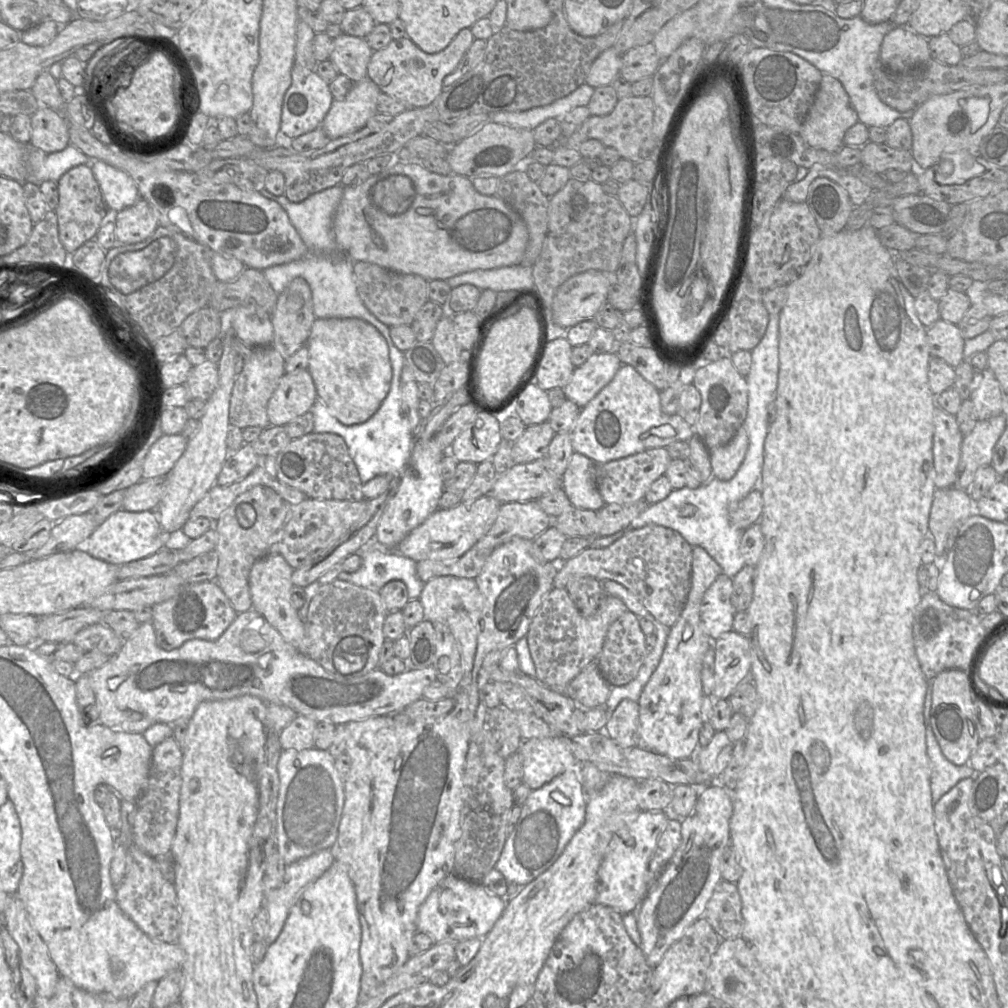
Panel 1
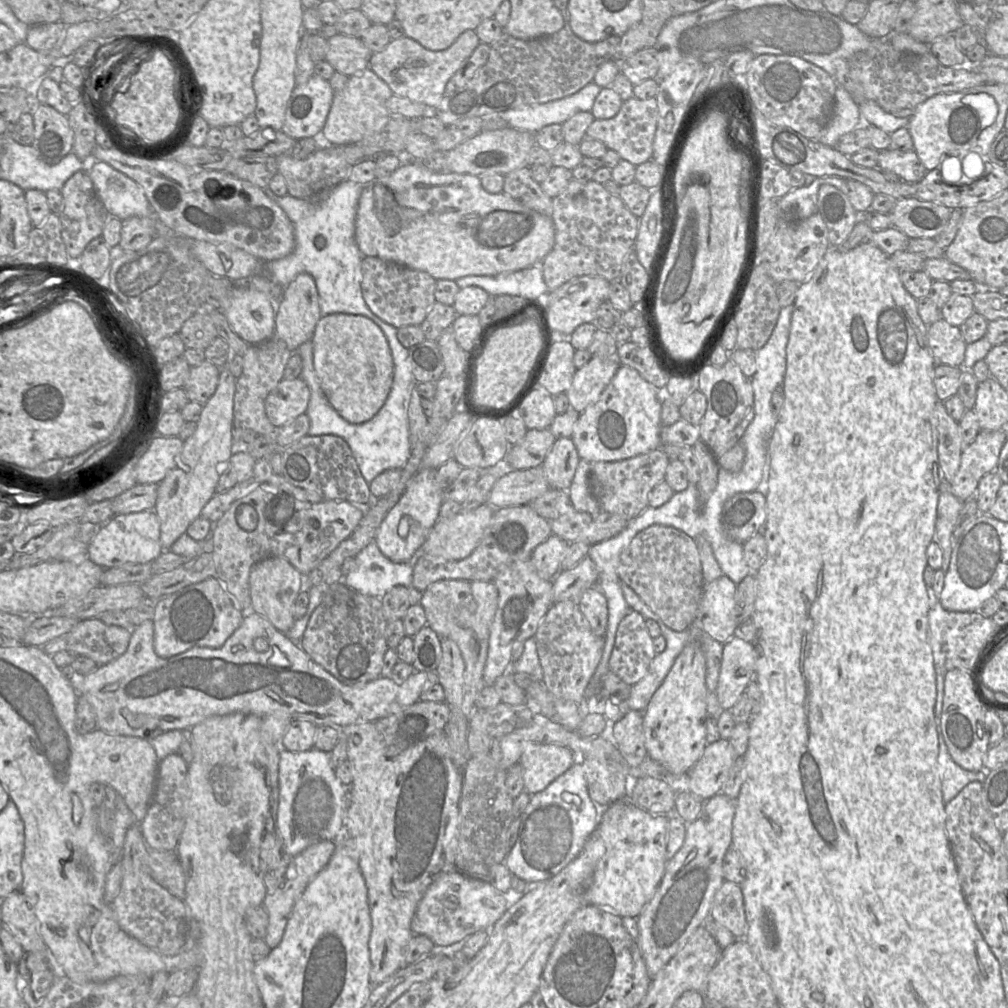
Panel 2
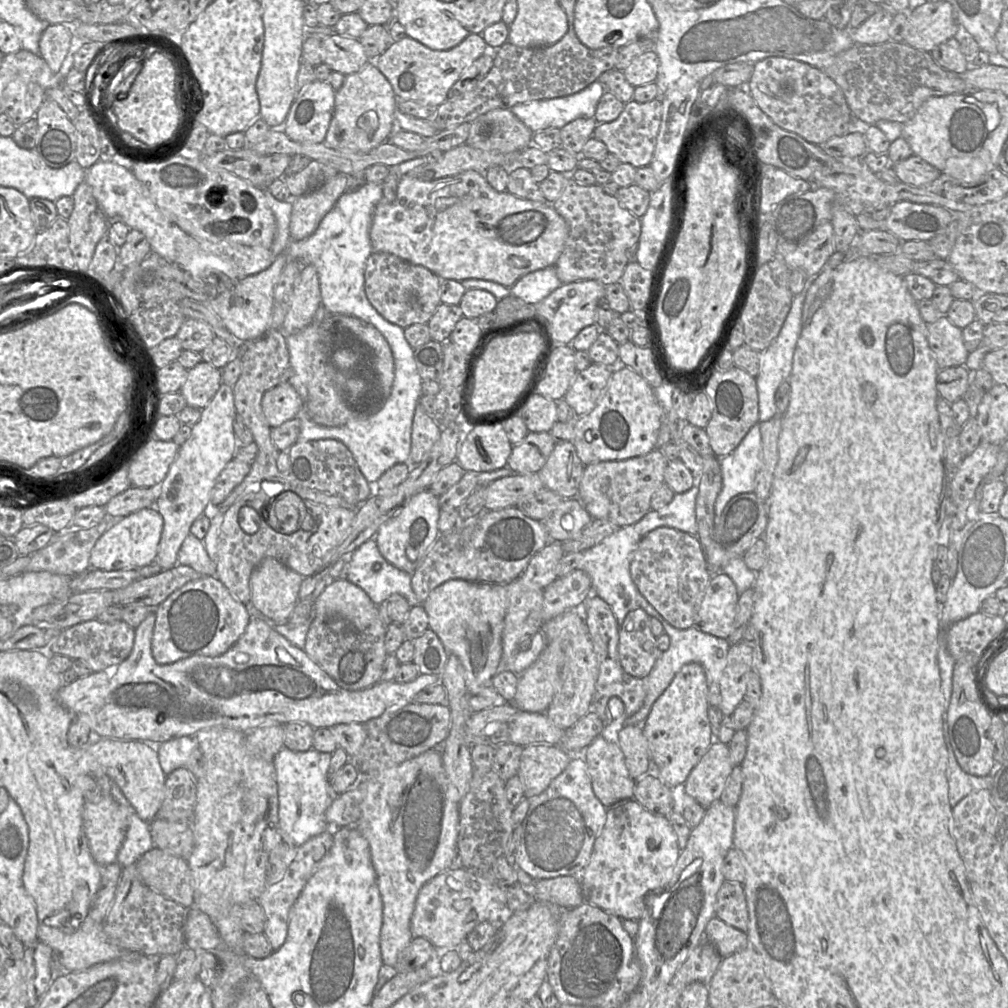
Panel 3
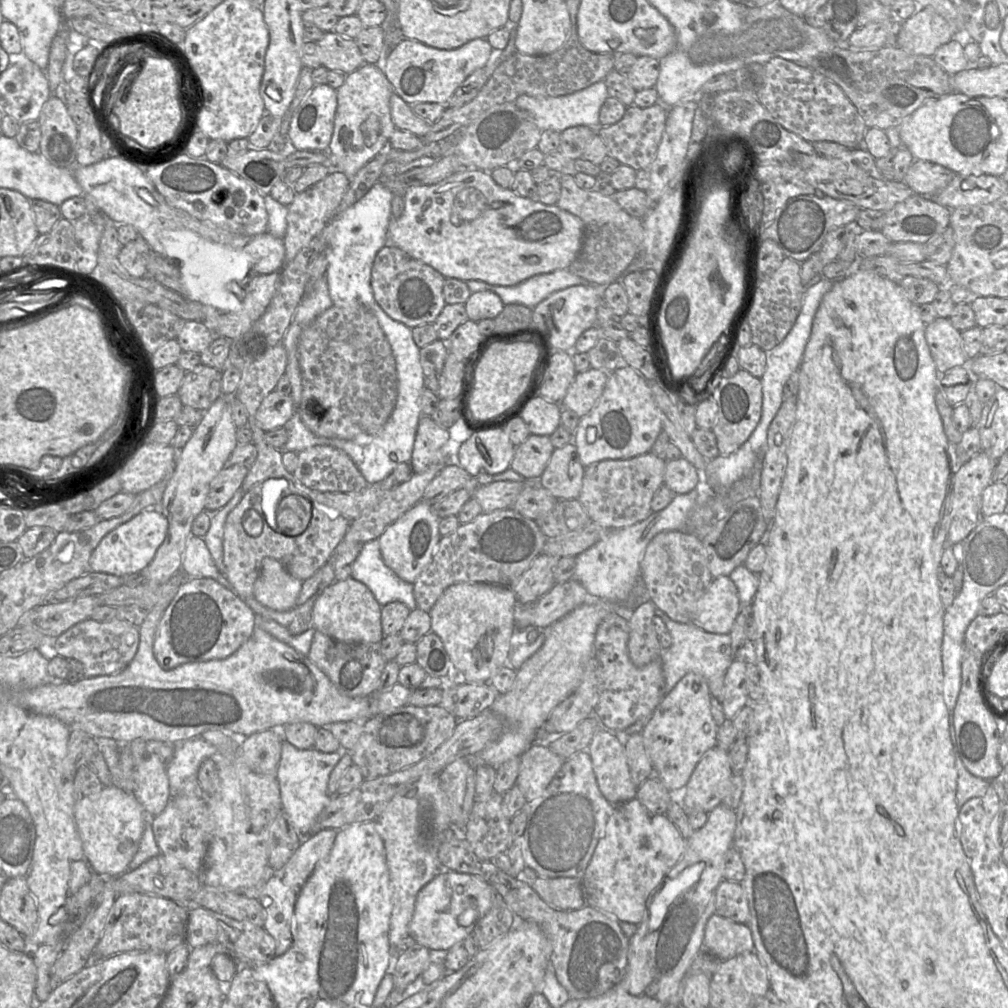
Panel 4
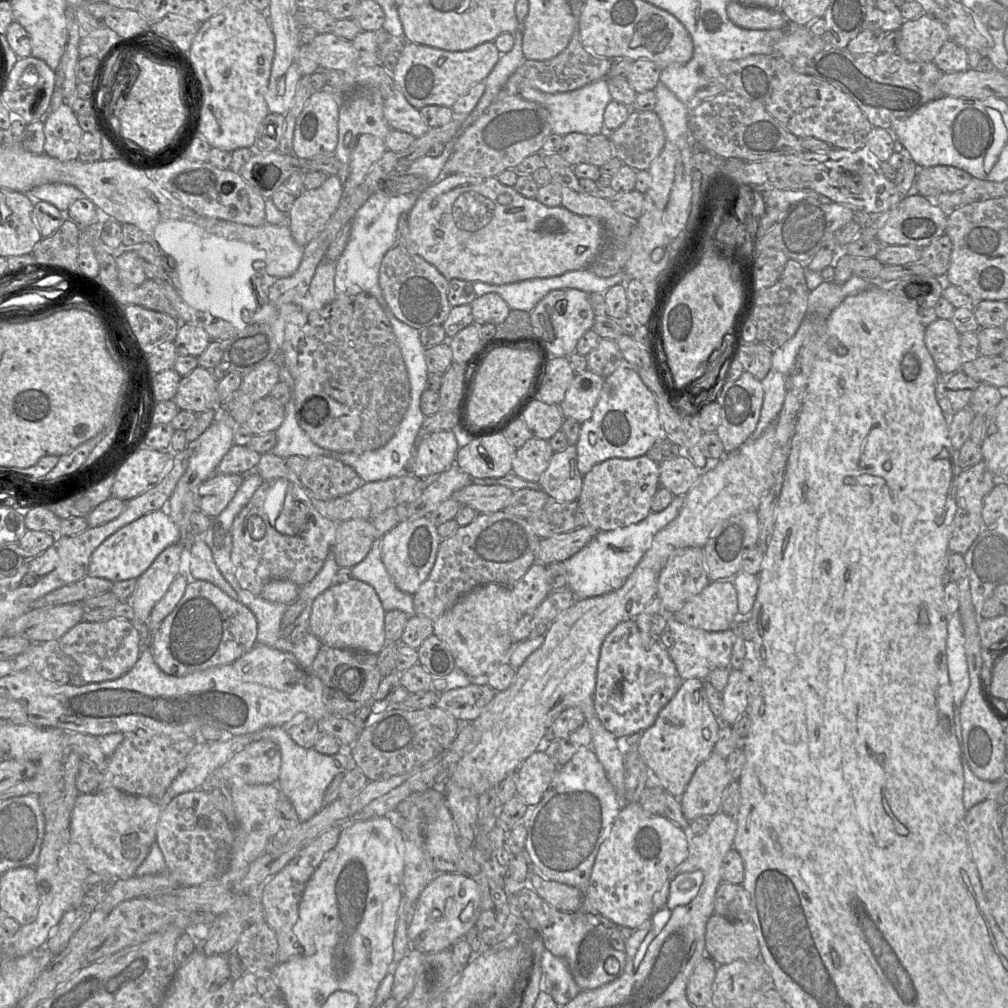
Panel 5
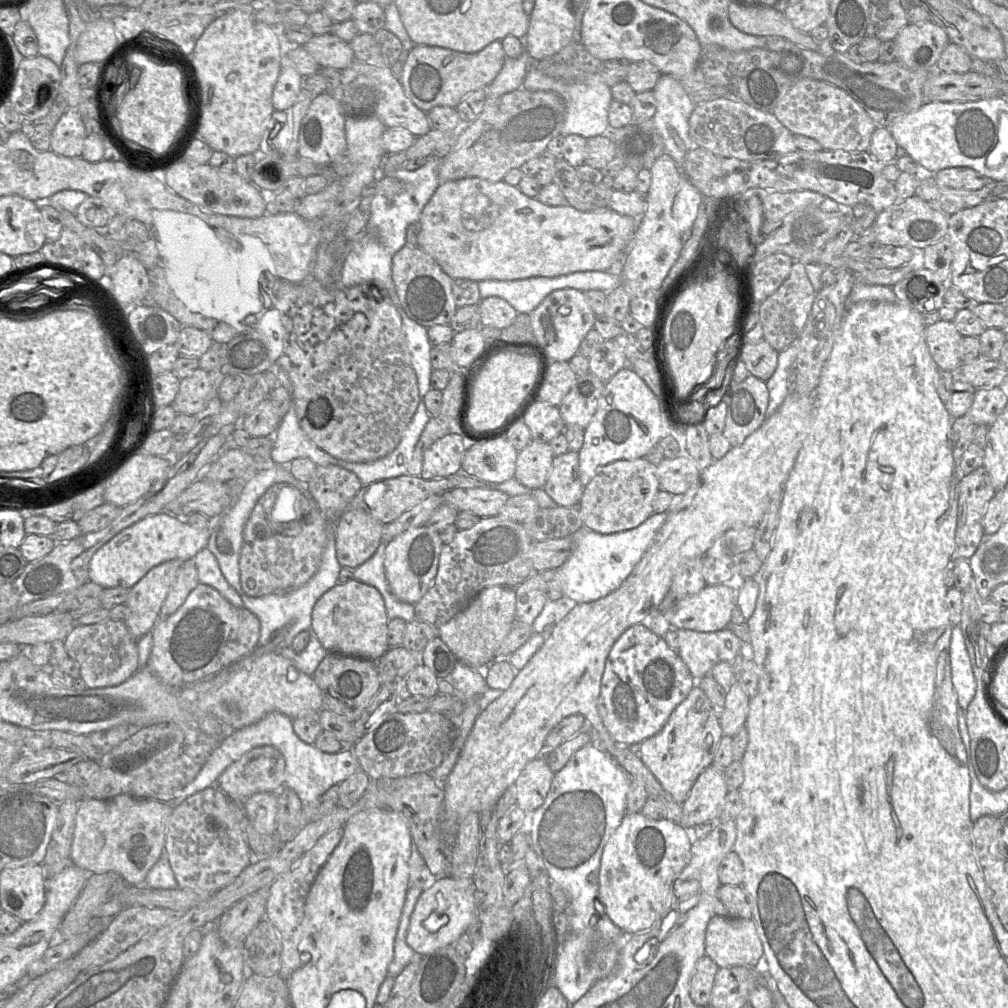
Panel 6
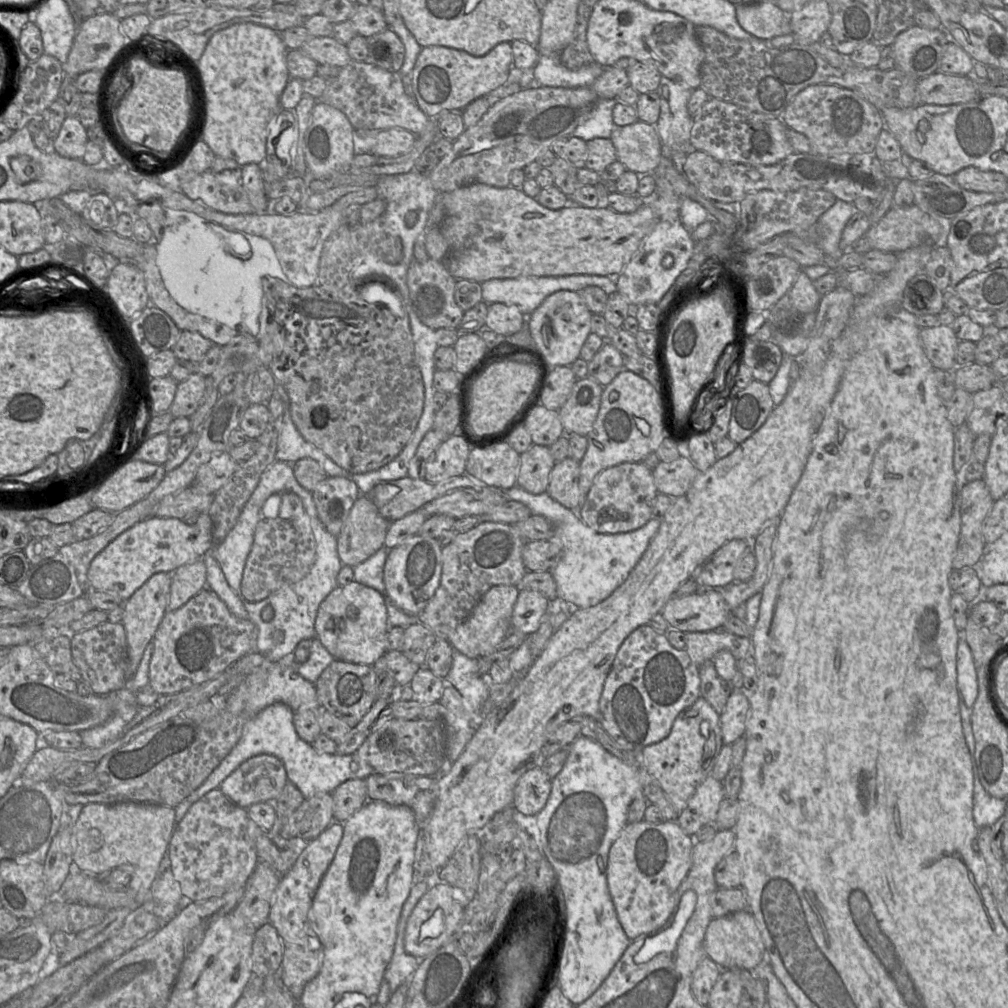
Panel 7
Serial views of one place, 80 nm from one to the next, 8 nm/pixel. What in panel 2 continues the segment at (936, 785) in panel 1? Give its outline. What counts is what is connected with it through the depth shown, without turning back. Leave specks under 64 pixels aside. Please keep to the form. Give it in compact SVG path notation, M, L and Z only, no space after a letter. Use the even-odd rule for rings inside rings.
M938 725L938 774L941 780L943 801L950 802L967 784L977 781L983 783L987 771L969 771L957 765L951 758L943 739L940 725Z

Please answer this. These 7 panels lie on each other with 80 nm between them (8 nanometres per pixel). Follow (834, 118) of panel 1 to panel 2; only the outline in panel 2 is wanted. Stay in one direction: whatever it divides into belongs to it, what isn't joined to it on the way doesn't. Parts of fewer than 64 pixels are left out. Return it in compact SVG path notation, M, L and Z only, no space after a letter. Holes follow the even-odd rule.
M838 85L835 92L833 113L817 137L820 143L834 147L839 139L862 123L859 105L845 88Z

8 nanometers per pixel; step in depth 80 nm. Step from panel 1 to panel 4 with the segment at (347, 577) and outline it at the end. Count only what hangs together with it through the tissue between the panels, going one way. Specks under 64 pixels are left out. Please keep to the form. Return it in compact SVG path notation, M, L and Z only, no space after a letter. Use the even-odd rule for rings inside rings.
M379 538L365 543L351 565L351 577L366 585L384 606L399 601L410 611L418 608L413 584L399 578L383 561Z

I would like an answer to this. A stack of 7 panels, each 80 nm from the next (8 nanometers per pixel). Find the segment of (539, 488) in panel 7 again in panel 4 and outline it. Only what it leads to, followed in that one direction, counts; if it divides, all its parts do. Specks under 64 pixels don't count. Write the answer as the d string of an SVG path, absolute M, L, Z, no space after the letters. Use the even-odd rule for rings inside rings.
M530 434L515 448L510 468L523 476L525 481L538 481L554 449L549 436Z

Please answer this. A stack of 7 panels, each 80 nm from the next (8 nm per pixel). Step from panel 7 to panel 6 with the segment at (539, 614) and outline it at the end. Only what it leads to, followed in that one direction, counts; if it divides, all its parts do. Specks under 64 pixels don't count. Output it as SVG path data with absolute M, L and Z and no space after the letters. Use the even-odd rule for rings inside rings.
M534 572L515 588L516 622L533 625L548 601L547 585L540 573Z

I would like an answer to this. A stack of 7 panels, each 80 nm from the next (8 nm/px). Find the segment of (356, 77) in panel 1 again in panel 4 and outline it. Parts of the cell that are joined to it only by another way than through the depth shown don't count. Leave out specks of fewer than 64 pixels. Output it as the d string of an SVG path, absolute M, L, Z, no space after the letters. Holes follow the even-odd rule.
M327 32L317 43L323 51L322 65L328 70L349 74L365 63L355 39Z

